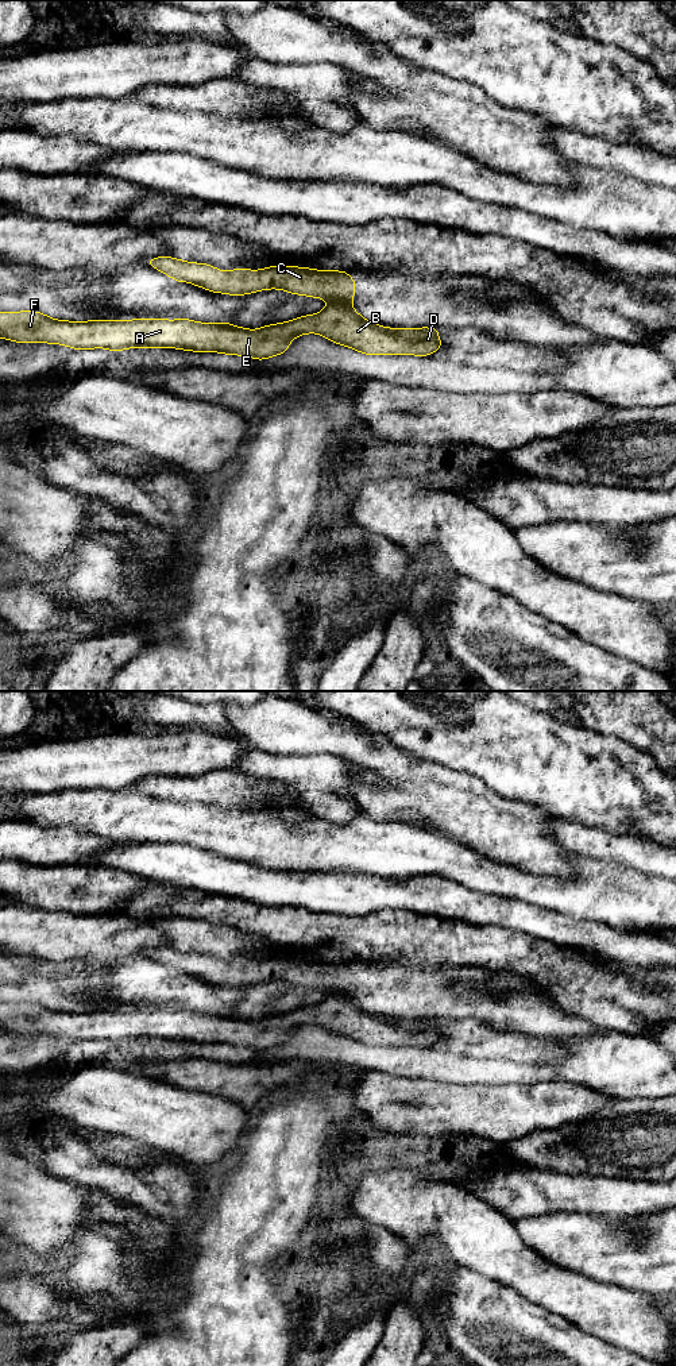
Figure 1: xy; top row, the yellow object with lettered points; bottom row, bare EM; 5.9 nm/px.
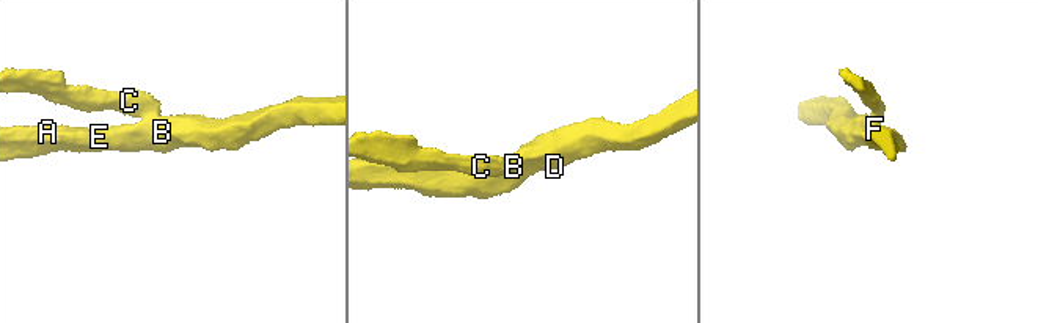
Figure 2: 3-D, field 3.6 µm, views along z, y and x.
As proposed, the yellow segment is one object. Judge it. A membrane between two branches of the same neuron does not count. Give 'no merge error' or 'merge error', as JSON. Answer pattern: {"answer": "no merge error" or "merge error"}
{"answer": "merge error"}

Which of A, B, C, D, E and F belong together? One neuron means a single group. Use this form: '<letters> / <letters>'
A B D E F / C

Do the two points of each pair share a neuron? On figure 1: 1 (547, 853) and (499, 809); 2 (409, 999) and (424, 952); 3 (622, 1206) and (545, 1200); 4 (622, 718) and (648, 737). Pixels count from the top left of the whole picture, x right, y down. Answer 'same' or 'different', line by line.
1: same
2: different
3: same
4: same

